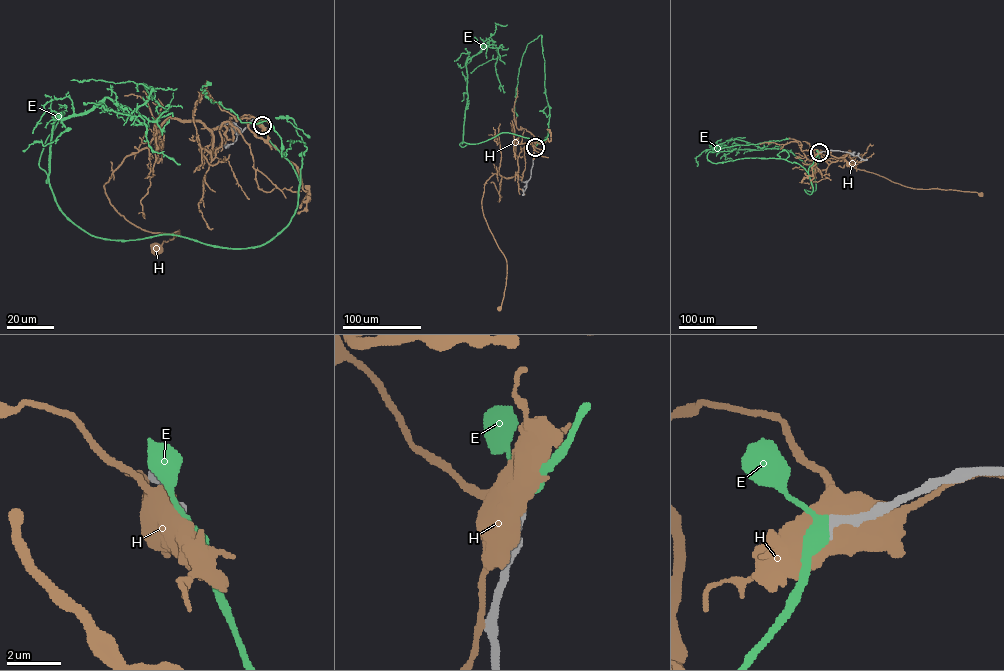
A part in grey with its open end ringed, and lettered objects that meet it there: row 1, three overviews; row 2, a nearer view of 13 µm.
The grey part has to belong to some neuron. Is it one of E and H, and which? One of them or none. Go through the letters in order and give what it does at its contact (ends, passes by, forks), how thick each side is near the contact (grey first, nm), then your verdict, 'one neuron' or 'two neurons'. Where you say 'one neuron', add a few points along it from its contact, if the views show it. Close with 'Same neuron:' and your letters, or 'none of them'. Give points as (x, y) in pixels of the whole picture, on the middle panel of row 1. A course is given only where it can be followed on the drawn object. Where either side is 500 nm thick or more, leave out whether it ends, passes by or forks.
E: it passes by; calibres 340 and 380 nm; one neuron; course (535, 147), (547, 136), (538, 141), (502, 132), (463, 141), (466, 62), (489, 45), (496, 46), (505, 92)
H: calibres 440 and 850 nm; two neurons
Same neuron: E

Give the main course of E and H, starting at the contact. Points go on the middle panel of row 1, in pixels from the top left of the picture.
E: (535, 147), (547, 136), (538, 141), (502, 132), (463, 141), (466, 62), (489, 45), (496, 46), (505, 92)
H: (535, 147), (530, 143), (525, 146), (522, 177), (494, 173), (484, 184), (483, 215), (506, 262), (499, 309)

